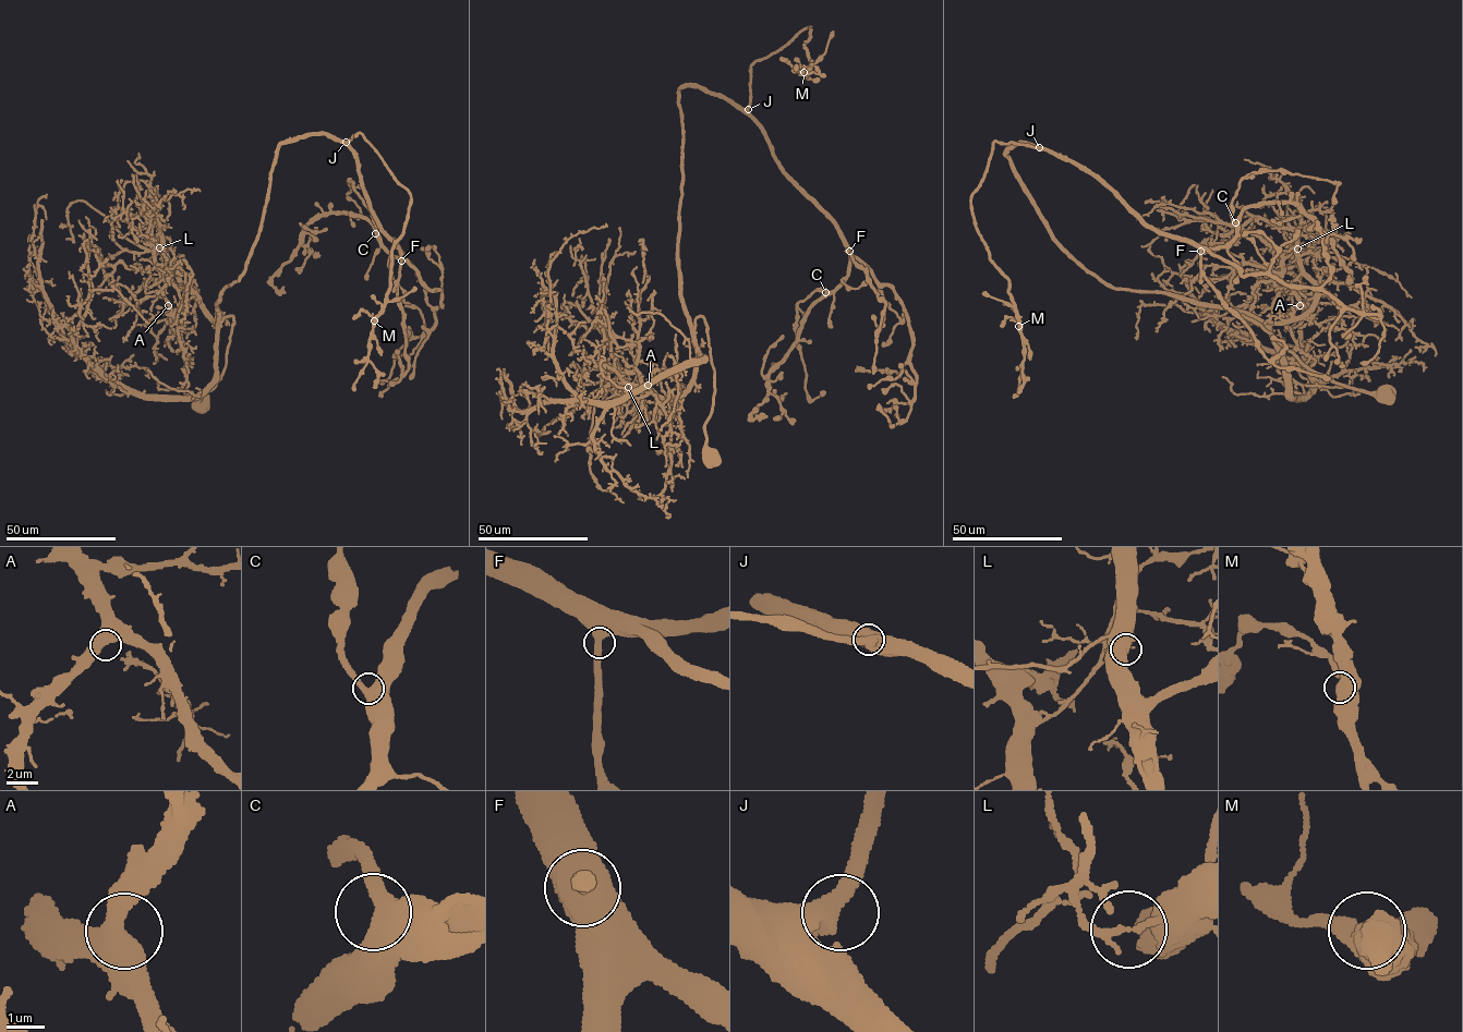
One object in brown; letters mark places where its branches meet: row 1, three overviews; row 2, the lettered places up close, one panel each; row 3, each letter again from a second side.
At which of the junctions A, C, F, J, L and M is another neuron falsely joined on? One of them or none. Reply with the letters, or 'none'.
L

